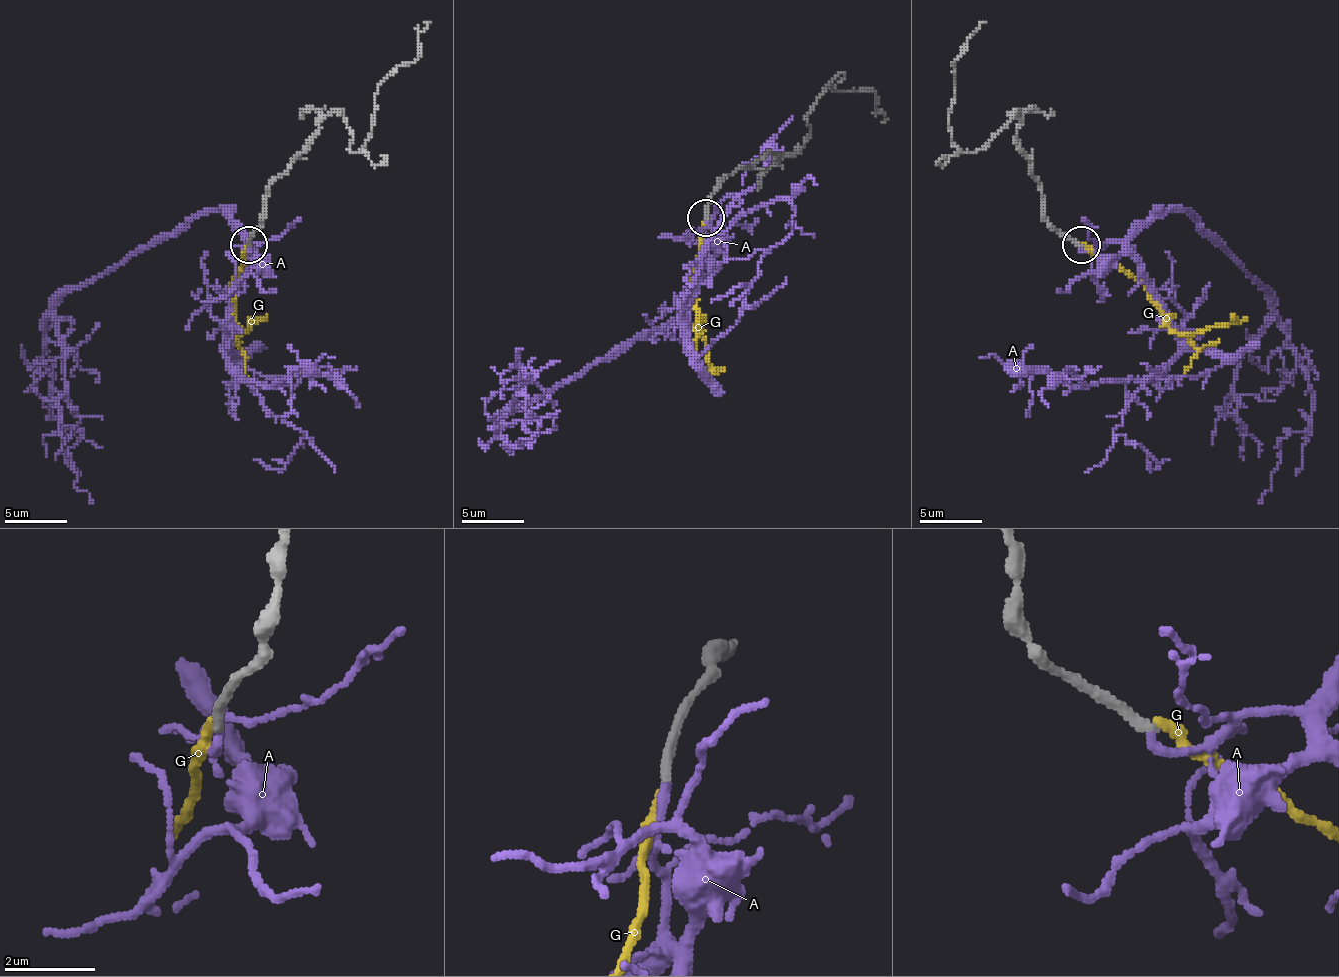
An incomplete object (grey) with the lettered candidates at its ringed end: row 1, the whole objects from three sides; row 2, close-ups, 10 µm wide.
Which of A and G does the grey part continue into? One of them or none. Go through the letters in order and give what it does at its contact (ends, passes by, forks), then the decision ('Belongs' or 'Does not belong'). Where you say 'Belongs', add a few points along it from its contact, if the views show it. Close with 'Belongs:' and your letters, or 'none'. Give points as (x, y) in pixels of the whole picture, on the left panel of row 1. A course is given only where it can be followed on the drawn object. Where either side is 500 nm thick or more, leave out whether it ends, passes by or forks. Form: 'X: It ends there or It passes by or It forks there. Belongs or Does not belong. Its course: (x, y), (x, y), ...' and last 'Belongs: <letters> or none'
A: It ends there. Does not belong
G: It ends there. Belongs. Its course: (247, 245), (232, 280), (232, 320), (238, 332), (254, 317)
Belongs: G

